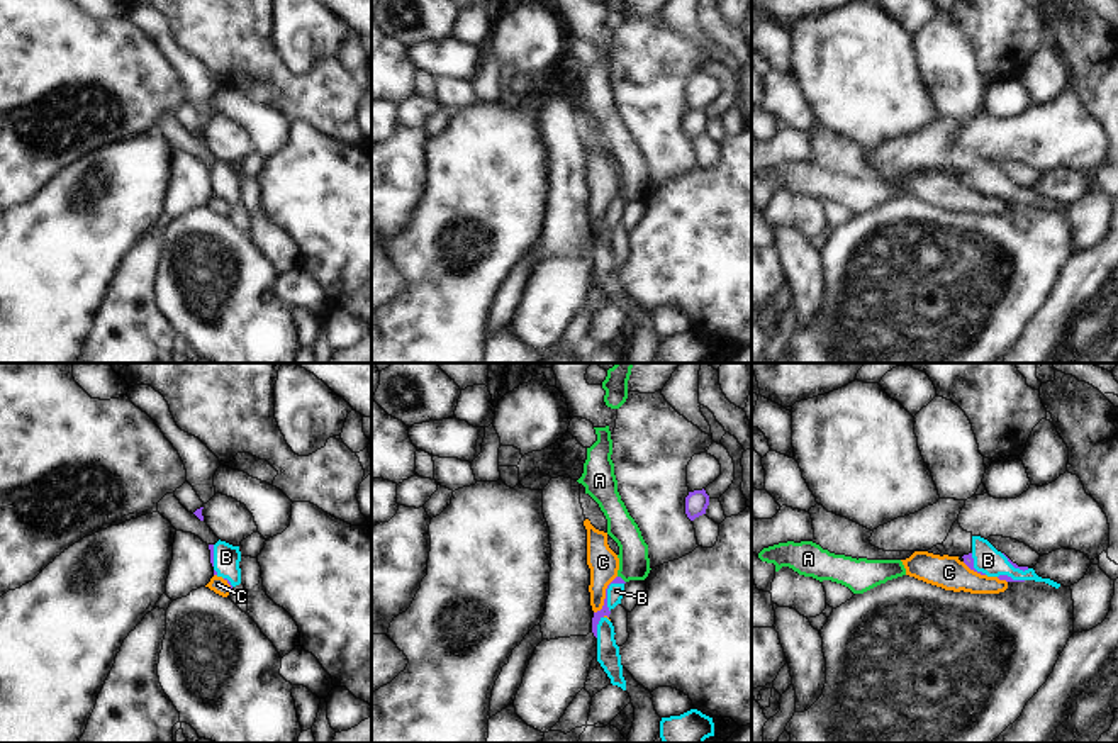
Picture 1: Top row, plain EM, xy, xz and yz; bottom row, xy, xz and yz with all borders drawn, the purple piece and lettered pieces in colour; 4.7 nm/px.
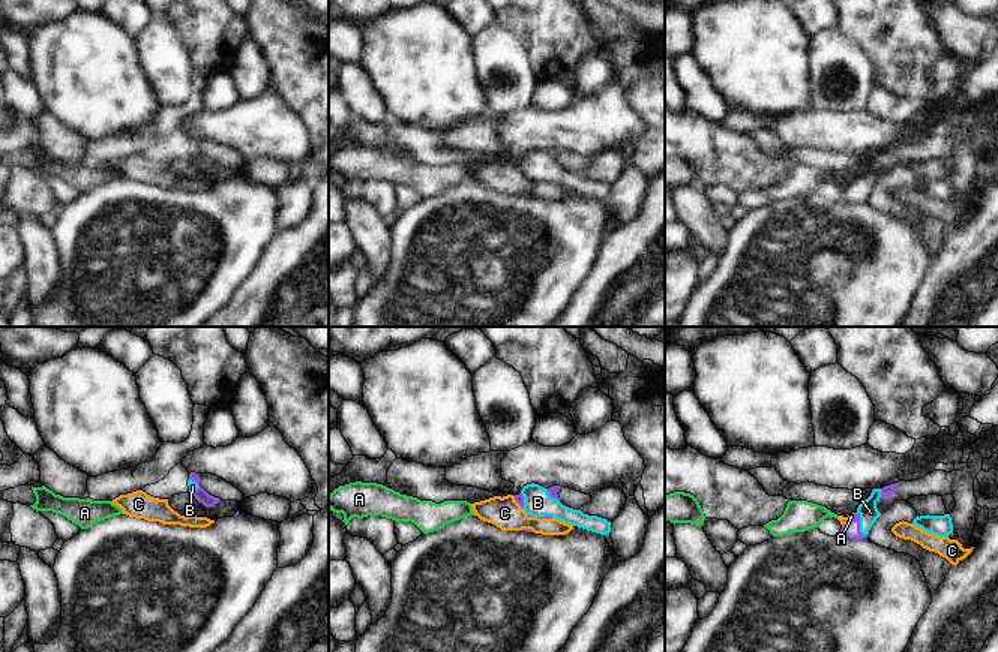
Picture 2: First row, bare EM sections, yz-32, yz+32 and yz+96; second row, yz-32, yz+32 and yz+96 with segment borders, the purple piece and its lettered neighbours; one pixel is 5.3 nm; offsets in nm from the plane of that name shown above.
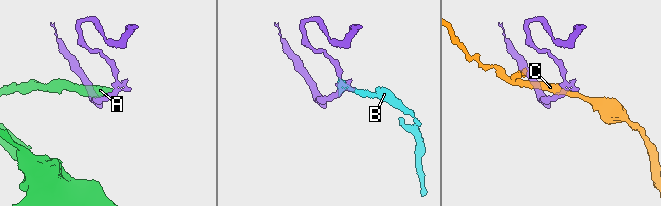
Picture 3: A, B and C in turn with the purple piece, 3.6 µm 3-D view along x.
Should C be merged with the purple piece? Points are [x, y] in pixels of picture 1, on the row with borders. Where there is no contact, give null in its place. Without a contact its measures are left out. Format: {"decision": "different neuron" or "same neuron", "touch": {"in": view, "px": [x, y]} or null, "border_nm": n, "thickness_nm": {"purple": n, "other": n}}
{"decision": "different neuron", "touch": {"in": "xz", "px": [606, 596]}, "border_nm": 220, "thickness_nm": {"purple": 50, "other": 140}}

